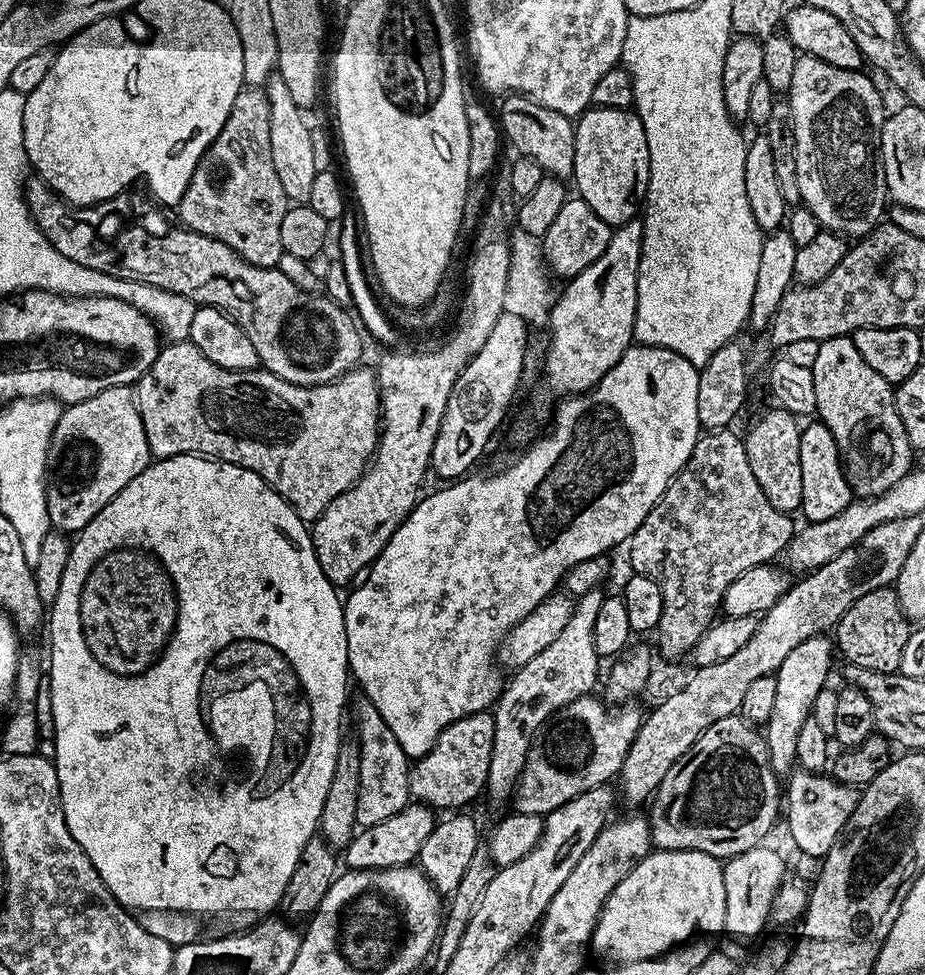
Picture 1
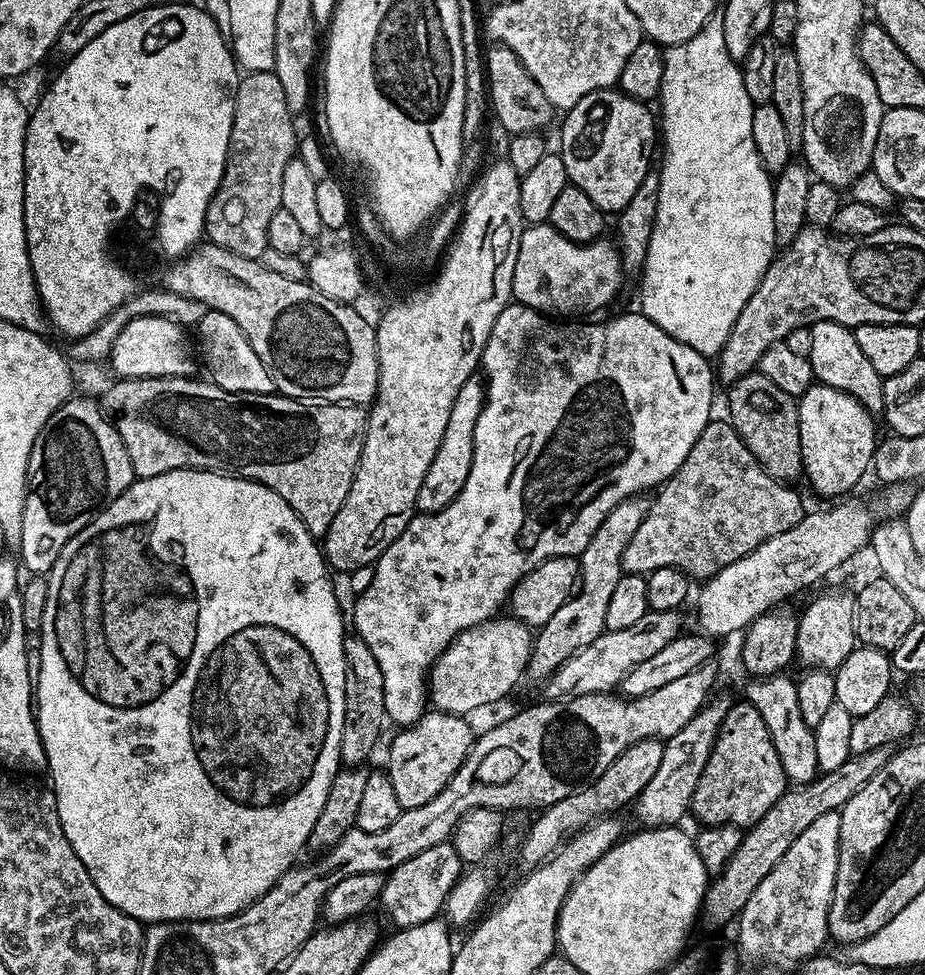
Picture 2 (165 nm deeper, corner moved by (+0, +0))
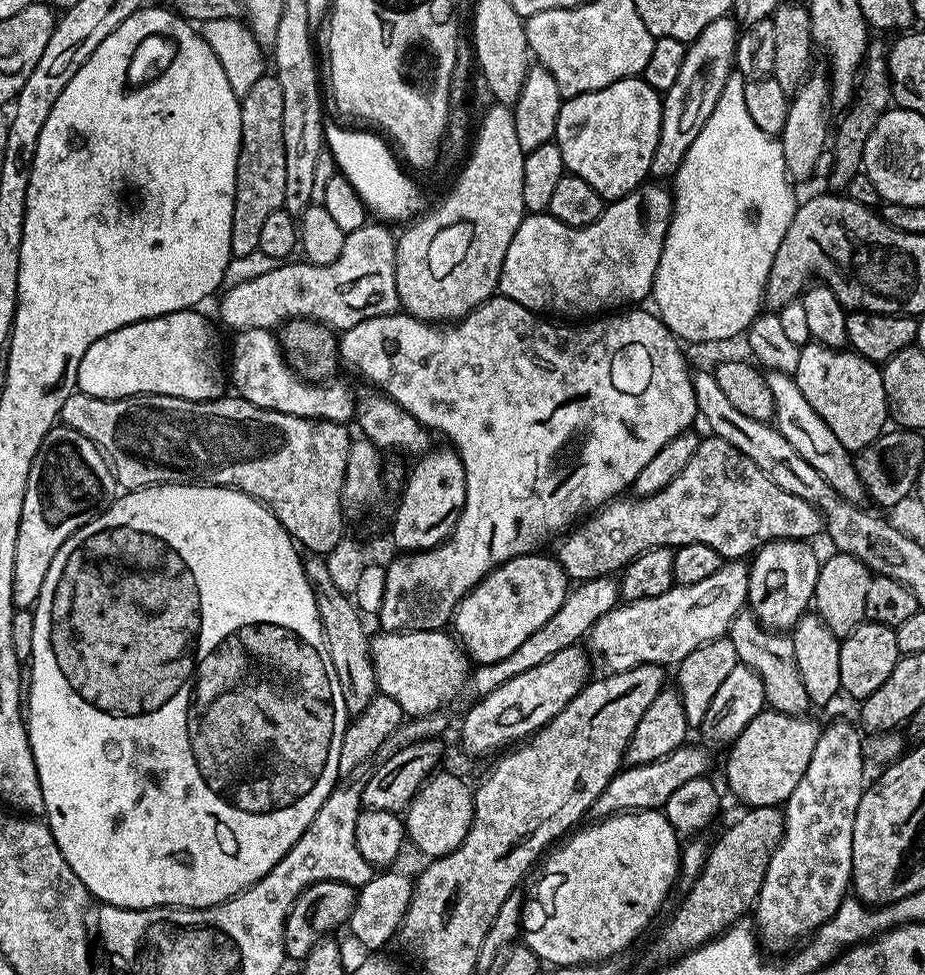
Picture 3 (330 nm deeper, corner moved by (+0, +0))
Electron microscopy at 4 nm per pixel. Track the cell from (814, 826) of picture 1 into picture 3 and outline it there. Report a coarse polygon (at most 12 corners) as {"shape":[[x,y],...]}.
{"shape":[[751,610],[730,622],[739,663],[762,678],[773,712],[810,708],[791,635]]}

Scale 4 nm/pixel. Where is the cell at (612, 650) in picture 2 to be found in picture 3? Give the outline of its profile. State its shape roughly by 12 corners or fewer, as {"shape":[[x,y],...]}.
{"shape":[[573,646],[485,691],[460,724],[484,756],[552,721],[590,679]]}

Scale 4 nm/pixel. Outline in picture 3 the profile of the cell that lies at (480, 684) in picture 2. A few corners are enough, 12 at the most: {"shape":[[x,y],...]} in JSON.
{"shape":[[379,631],[377,691],[432,716],[468,682],[453,635]]}

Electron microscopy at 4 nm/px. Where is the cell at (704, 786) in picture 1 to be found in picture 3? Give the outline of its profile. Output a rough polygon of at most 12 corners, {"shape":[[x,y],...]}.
{"shape":[[759,712],[727,749],[728,788],[748,808],[783,805],[822,727]]}

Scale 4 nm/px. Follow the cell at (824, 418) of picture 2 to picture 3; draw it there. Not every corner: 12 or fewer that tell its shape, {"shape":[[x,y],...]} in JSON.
{"shape":[[809,342],[794,379],[859,454],[890,413],[879,363]]}

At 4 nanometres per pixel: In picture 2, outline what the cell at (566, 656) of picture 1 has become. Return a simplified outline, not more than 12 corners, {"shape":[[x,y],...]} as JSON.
{"shape":[[652,500],[618,502],[578,557],[578,587],[535,633],[547,681],[606,630],[622,554]]}

